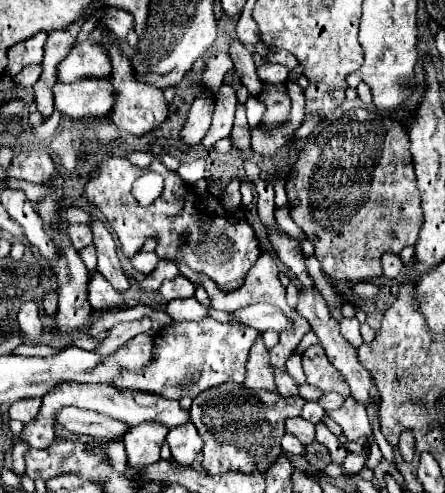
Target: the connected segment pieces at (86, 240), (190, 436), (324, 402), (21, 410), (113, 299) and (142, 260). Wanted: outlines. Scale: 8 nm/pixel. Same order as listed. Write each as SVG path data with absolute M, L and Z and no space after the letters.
M70 225L66 229L66 235L70 239L70 243L76 247L76 249L82 249L86 245L92 243L92 231L88 225Z
M192 423L172 427L166 435L166 443L180 465L190 465L202 451L202 439Z
M323 393L318 402L325 412L338 409L344 403L344 397L340 393Z
M22 399L20 403L10 405L10 419L18 419L22 423L30 423L42 405L42 399Z
M94 273L88 283L88 301L96 311L120 311L126 309L124 293L114 289L100 273Z
M144 251L142 253L136 253L136 257L132 257L132 265L140 273L154 271L154 267L158 265L158 261L160 261L160 257L156 253L144 253Z

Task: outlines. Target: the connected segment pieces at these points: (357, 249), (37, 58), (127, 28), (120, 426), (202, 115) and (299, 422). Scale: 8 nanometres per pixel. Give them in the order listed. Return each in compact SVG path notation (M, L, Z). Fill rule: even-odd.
M374 115L374 121L368 119L368 131L366 121L357 117L345 123L338 119L322 125L322 129L302 147L286 181L290 217L314 243L314 255L320 261L322 271L334 281L378 277L382 273L380 257L384 253L400 253L416 241L422 227L422 209L408 147L406 129L396 119L382 115Z
M40 31L32 39L26 39L24 43L16 43L14 47L8 49L8 75L18 75L26 65L30 63L40 63L44 55L44 45L46 45L48 33Z
M110 7L104 15L104 25L116 33L120 39L126 39L126 35L134 29L134 17L118 7Z
M78 407L60 409L56 413L56 423L68 429L70 433L88 435L102 441L112 441L112 439L118 441L122 439L124 431L128 431L128 425L118 419L112 419L108 415L94 413L94 411L82 411Z
M202 95L198 101L192 103L184 129L180 131L180 139L186 145L198 145L202 137L208 133L212 121L212 109L214 109L214 99L204 99Z
M292 417L286 421L286 431L296 435L304 445L316 441L316 435L314 435L314 425L302 417Z

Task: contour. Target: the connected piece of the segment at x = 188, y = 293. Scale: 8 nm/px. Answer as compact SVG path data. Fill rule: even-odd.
M178 275L172 281L164 281L160 287L160 293L164 299L184 299L184 297L194 297L194 285L184 279L182 275Z

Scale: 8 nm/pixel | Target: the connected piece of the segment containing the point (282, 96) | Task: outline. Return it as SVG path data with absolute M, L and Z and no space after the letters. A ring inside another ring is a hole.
M262 83L262 91L256 95L256 99L266 105L264 117L270 117L270 125L262 125L264 131L284 125L290 113L290 97L284 83Z

